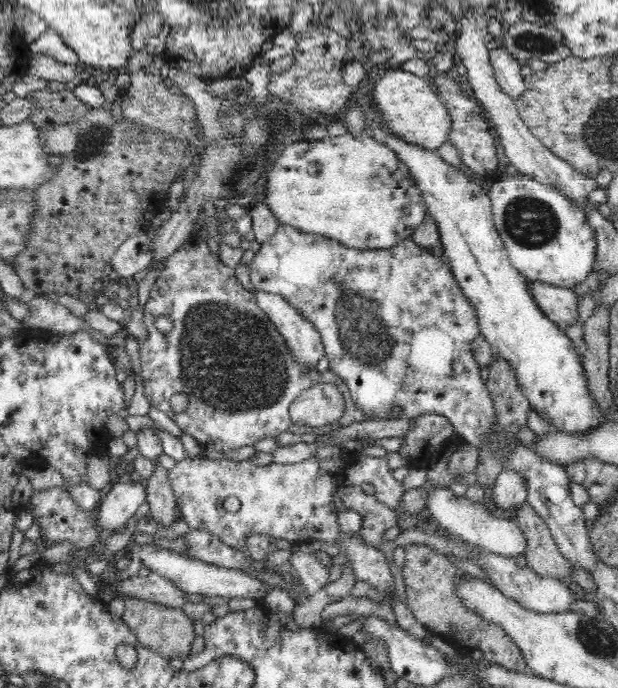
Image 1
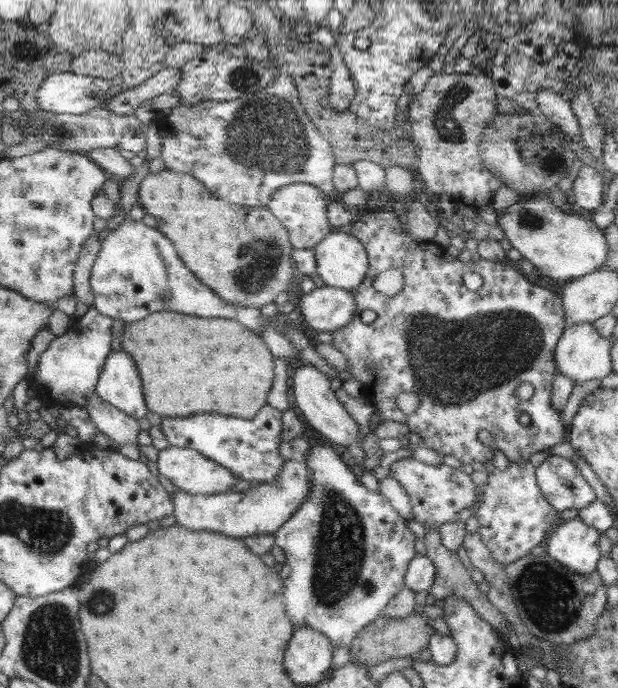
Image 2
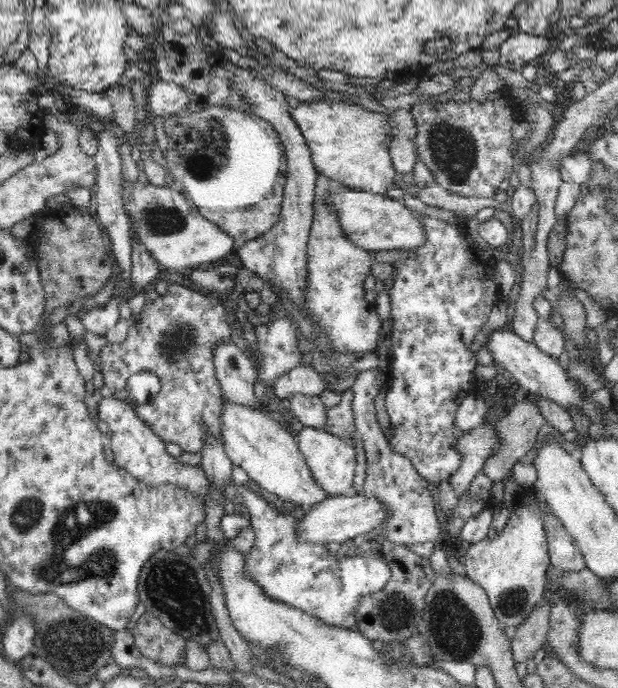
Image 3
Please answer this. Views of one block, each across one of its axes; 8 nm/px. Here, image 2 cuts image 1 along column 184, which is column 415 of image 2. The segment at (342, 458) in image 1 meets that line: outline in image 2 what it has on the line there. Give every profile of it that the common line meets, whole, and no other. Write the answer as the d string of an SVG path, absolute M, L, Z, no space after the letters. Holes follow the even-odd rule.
M408 456L406 459L392 463L389 474L408 494L412 506L412 519L420 522L425 529L440 528L448 522L464 523L471 516L471 504L473 504L473 498L476 498L473 482L459 467L453 468L447 464L433 466Z

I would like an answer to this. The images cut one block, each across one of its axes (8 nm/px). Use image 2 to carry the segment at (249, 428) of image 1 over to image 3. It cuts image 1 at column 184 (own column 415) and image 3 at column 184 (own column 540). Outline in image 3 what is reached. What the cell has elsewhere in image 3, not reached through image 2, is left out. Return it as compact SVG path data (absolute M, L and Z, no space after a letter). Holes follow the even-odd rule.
M169 283L167 292L163 295L155 296L150 301L147 301L145 307L143 308L143 313L141 314L141 319L136 323L131 323L130 330L128 331L128 338L121 343L107 343L105 347L101 348L101 353L99 354L100 369L102 369L102 374L104 375L104 383L107 393L113 395L116 399L122 401L128 401L132 404L135 404L133 401L130 401L130 393L128 393L128 380L134 376L134 374L142 374L142 372L152 372L160 378L161 390L159 396L156 396L154 401L145 404L135 404L137 416L139 416L143 422L152 428L152 431L156 435L160 436L160 439L164 443L174 443L177 444L183 452L201 452L205 444L205 432L201 428L201 423L203 422L206 427L208 427L208 435L216 437L216 439L221 440L221 423L220 423L220 414L223 406L223 393L221 387L219 386L216 374L215 374L215 365L213 359L214 348L220 340L229 340L230 336L230 326L225 321L226 314L224 313L224 308L220 303L220 298L211 298L202 295L198 291L194 291L188 287L184 287L180 284Z

